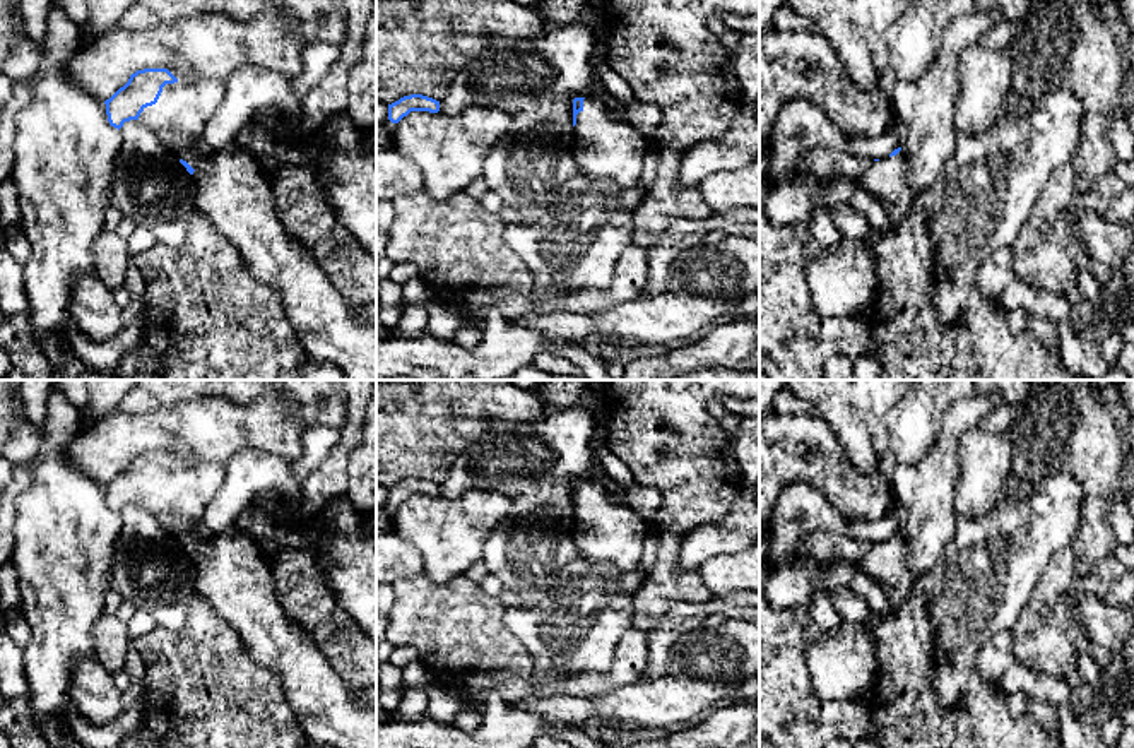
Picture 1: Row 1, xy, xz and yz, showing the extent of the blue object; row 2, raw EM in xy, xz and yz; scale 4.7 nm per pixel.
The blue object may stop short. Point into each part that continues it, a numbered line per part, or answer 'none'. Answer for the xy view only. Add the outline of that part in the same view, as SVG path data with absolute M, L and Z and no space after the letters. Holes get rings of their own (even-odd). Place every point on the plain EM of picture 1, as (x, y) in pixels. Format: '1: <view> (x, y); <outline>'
1: xy (233, 574); M219 462L166 467L157 486L144 491L139 503L149 508L178 543L186 544L195 553L190 561L197 570L197 594L210 604L219 618L236 630L245 650L257 664L275 671L282 678L286 700L304 736L313 745L328 748L376 748L376 712L359 697L357 690L340 680L313 637L284 611L275 591L272 558L267 558L265 551L236 525L229 525L222 532L214 532L207 527L207 505L217 495L224 478L226 464Z

